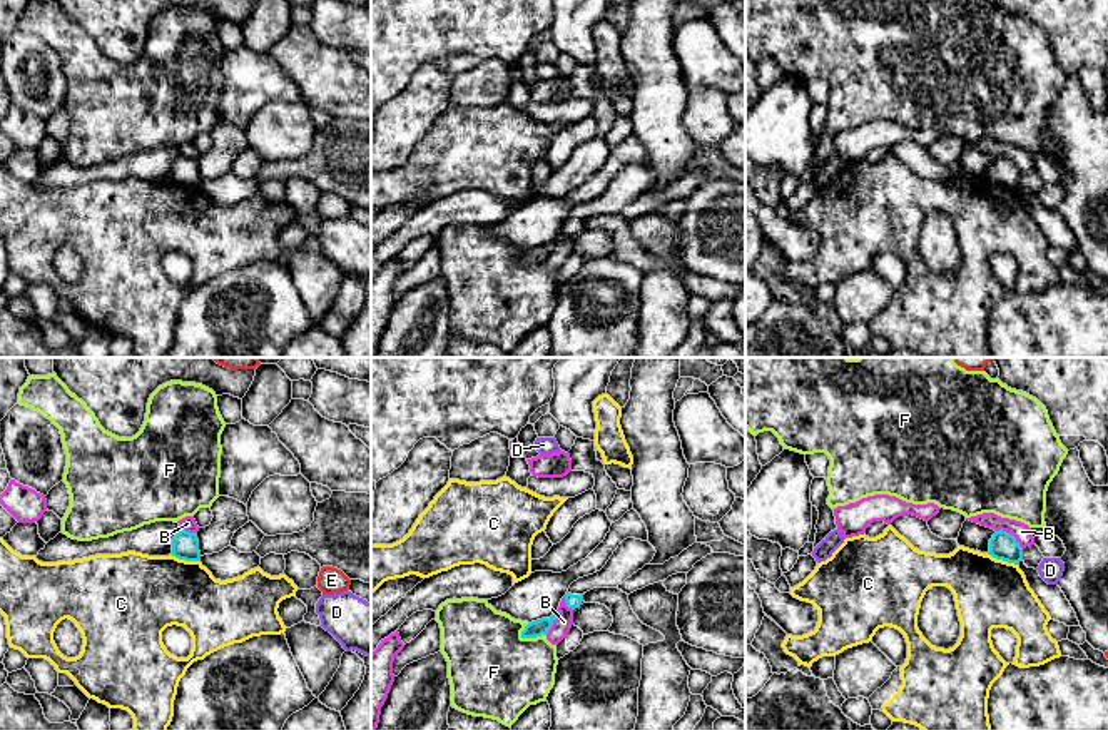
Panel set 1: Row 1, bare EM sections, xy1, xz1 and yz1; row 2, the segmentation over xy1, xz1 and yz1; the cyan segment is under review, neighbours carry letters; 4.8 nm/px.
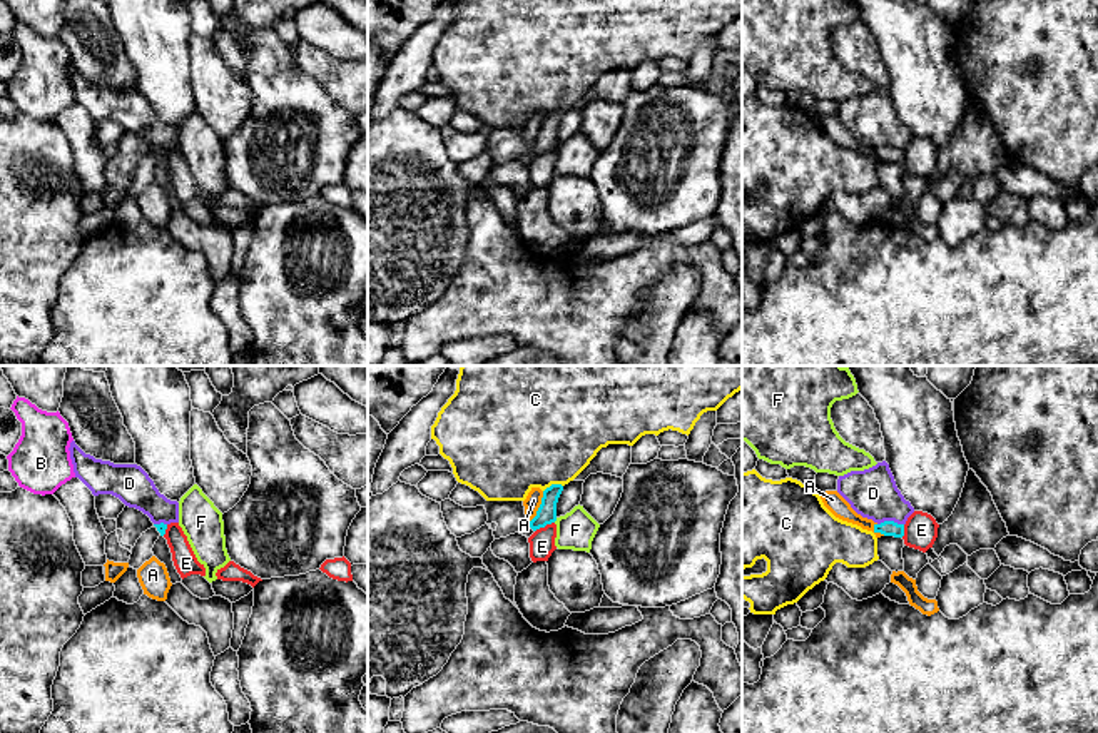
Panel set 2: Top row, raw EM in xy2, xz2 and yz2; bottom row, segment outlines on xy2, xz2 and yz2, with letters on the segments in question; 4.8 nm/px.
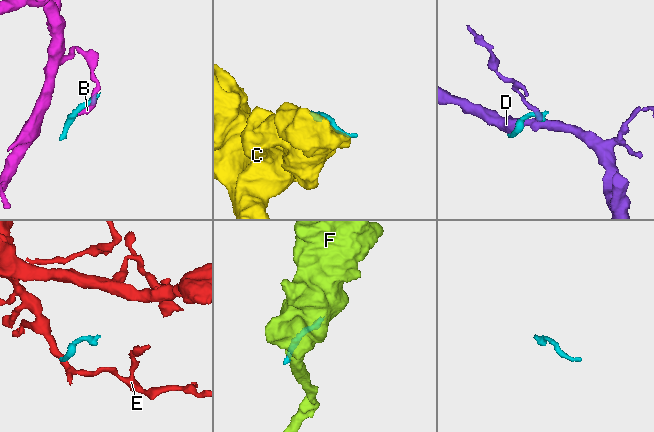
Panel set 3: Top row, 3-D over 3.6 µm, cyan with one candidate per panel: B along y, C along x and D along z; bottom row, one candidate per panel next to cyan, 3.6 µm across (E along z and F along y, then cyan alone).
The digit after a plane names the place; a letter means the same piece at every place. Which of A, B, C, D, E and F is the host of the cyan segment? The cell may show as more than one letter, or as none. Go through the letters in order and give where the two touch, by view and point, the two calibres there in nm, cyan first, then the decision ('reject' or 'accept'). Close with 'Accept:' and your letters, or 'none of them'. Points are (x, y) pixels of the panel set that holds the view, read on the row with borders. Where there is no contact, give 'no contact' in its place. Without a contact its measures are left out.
A: contact xz2 (540, 506); calibres 100 and 80 nm; reject
B: contact yz1 (1011, 535); calibres 130 and 90 nm; reject
C: contact yz1 (1001, 558); calibres 130 and 340 nm; reject
D: contact yz2 (889, 521); calibres 80 and 240 nm; reject
E: contact xz2 (543, 526); calibres 100 and 130 nm; reject
F: contact xz1 (532, 637); calibres 80 and 440 nm; reject
Accept: none of them

